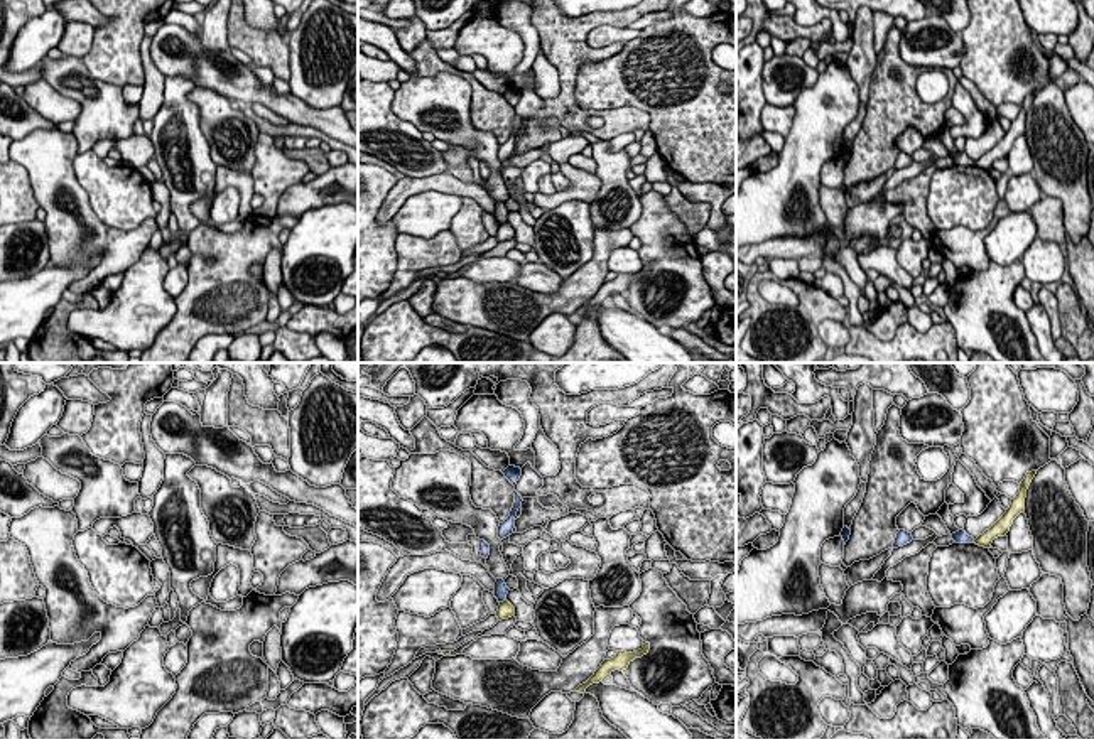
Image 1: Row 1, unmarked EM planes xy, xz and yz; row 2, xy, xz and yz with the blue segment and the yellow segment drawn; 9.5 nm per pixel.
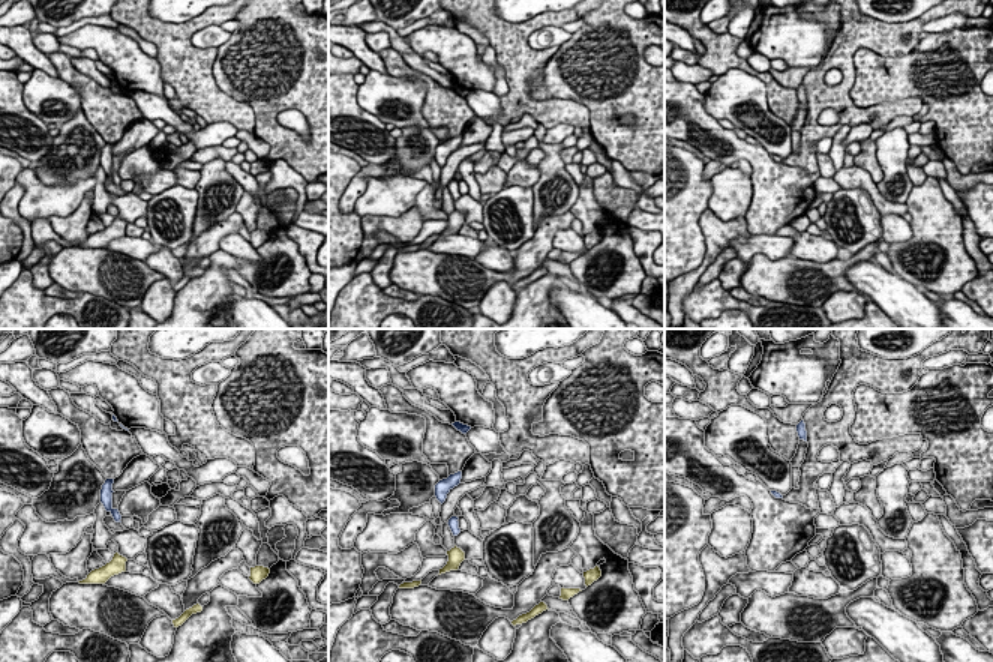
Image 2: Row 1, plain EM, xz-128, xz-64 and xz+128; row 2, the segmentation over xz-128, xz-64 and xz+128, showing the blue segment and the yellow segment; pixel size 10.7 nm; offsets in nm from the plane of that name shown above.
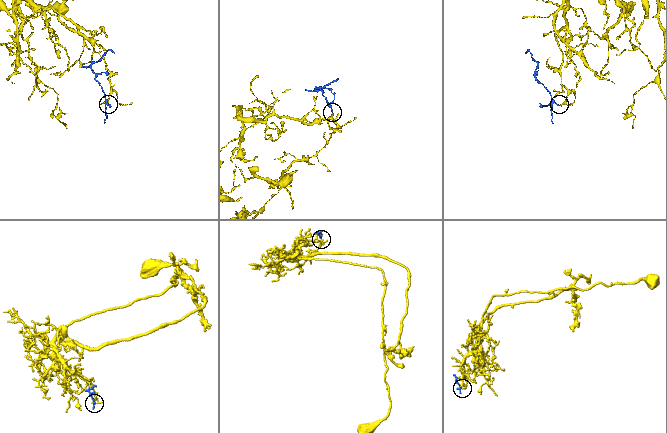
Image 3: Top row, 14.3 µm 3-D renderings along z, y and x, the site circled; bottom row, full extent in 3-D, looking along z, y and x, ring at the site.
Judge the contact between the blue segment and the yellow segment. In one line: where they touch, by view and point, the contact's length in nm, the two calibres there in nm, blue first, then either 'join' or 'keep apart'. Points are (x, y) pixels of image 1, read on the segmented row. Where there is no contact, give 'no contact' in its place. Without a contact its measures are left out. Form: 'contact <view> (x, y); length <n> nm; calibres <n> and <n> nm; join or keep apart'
contact xz (502, 601); length 70 nm; calibres 130 and 160 nm; keep apart

